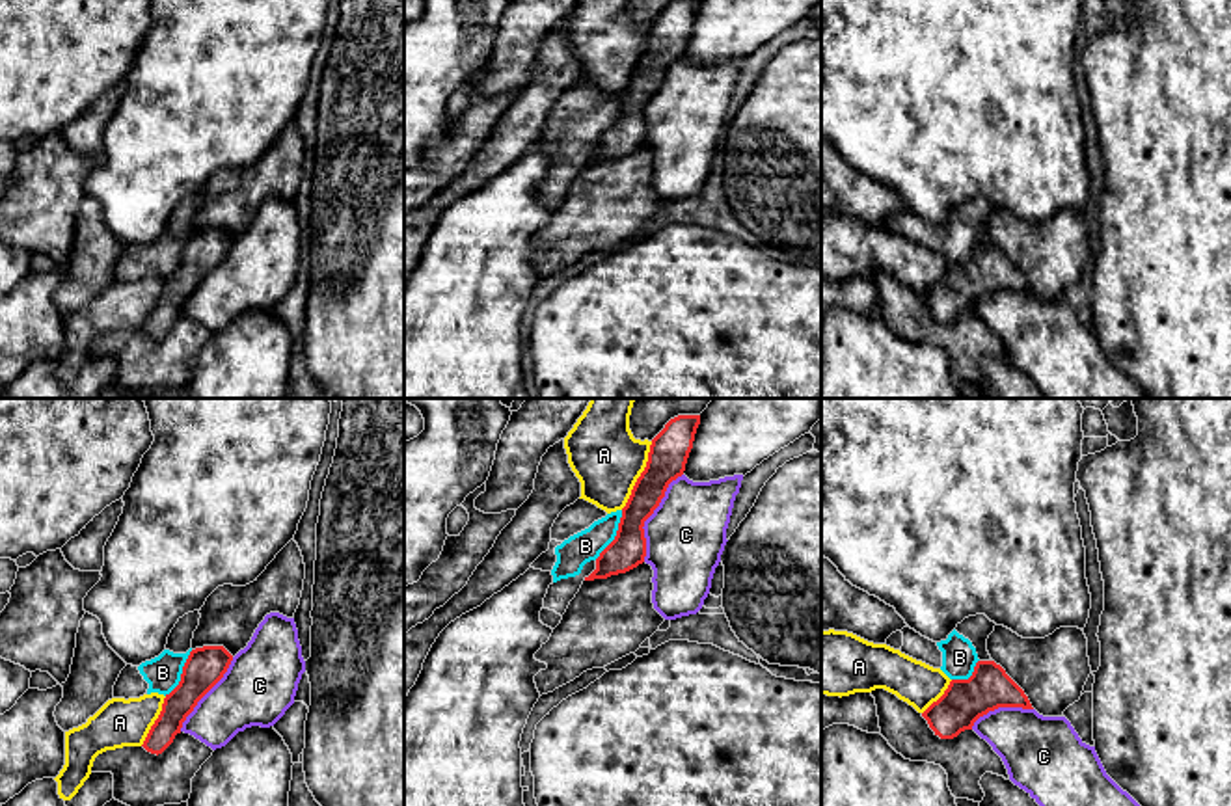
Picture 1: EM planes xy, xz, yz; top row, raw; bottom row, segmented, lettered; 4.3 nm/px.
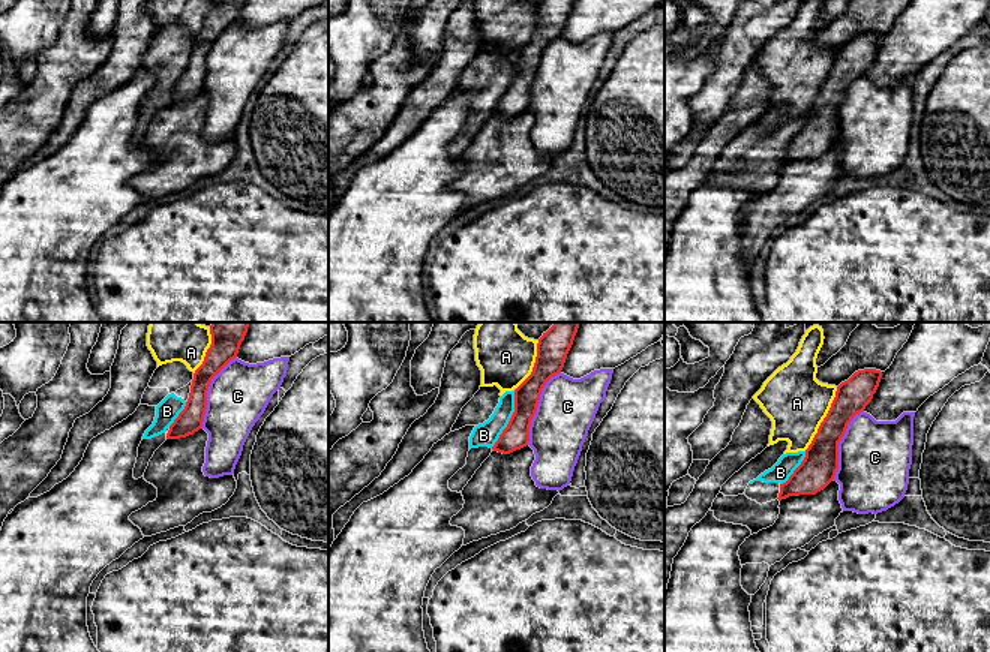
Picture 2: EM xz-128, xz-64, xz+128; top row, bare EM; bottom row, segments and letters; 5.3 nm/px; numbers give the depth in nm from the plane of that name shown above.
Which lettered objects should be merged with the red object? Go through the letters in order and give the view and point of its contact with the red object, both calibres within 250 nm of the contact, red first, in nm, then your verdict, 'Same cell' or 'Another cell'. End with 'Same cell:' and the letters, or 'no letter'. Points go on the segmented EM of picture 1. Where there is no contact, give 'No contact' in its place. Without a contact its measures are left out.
A: Touches red at xz (641, 475). Thickness 170 nm (red) against 300 nm. Another cell
B: Touches red at xz (617, 535). Thickness 160 nm (red) against 140 nm. Another cell
C: Touches red at xz (650, 514). Thickness 160 nm (red) against 340 nm. Another cell
Same cell: no letter

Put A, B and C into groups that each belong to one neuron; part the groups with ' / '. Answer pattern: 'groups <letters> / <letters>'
groups A / B / C

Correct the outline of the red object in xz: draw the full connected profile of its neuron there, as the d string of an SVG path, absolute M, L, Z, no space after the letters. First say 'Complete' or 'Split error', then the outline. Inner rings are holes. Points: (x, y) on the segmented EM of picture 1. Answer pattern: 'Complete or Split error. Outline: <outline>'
Complete. Outline: M678 415L652 439L646 467L622 508L616 536L585 581L626 573L644 562L644 521L659 506L669 484L683 475L698 424L700 415Z

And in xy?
Complete. Outline: M203 646L190 652L179 685L166 694L162 711L142 745L147 752L158 756L173 743L186 717L223 678L231 661L233 655L223 646Z

